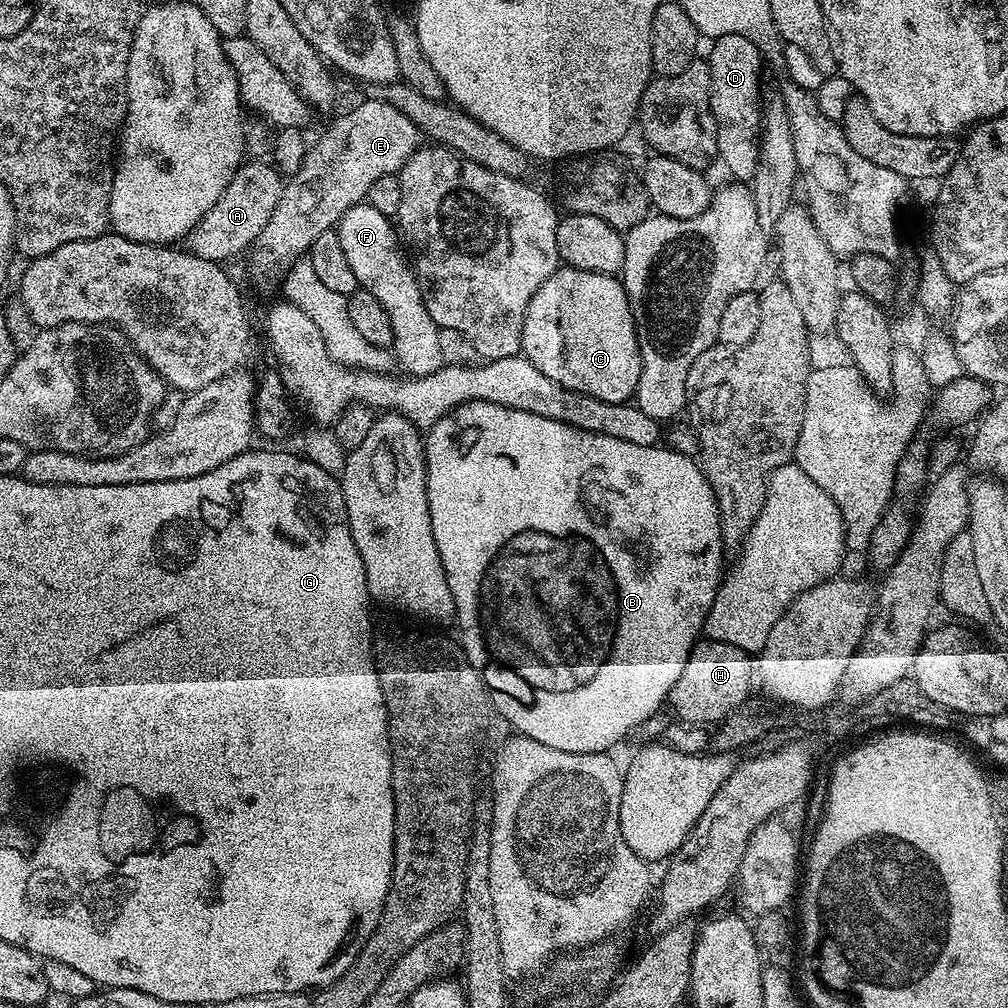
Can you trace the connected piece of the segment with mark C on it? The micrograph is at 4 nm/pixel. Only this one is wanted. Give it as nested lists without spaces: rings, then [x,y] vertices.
[[[567,266],[557,268],[530,298],[520,351],[558,386],[615,404],[635,397],[640,347],[628,295],[615,275]]]

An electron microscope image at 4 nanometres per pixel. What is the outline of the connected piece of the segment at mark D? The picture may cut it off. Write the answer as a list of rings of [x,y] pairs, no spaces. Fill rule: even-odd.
[[[726,34],[725,36],[717,36],[711,41],[712,49],[706,53],[708,61],[708,69],[710,70],[710,106],[712,113],[716,119],[716,137],[718,138],[718,146],[716,147],[716,155],[719,163],[724,163],[724,168],[729,172],[731,179],[736,182],[751,181],[752,176],[756,172],[756,163],[760,157],[760,114],[762,111],[762,91],[760,92],[760,63],[762,64],[762,57],[758,46],[754,46],[754,42],[750,42],[750,38],[746,38],[742,34]]]

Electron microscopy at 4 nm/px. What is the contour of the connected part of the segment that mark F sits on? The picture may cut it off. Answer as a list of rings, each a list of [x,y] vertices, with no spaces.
[[[361,202],[346,210],[339,222],[338,231],[342,250],[350,261],[350,270],[354,270],[357,285],[375,296],[389,315],[393,326],[393,342],[390,348],[394,353],[395,363],[399,367],[401,364],[408,376],[436,373],[446,360],[443,350],[440,349],[442,332],[426,310],[420,284],[398,239],[393,221],[386,214],[374,210],[374,206]]]

